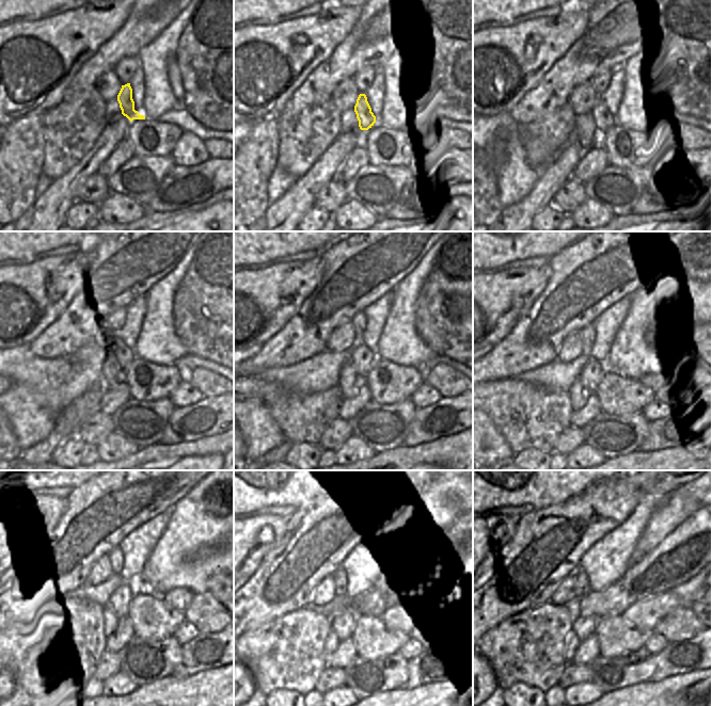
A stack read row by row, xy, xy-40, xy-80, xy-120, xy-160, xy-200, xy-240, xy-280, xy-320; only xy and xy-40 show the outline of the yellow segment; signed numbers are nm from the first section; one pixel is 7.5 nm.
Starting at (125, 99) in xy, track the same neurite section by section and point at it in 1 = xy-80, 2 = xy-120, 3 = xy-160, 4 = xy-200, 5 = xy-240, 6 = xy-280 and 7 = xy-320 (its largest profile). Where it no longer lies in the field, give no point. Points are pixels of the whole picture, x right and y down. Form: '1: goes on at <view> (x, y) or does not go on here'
1: goes on at xy-80 (604, 119)
2: goes on at xy-120 (125, 356)
3: goes on at xy-160 (362, 357)
4: goes on at xy-200 (592, 373)
5: goes on at xy-240 (116, 608)
6: goes on at xy-280 (343, 623)
7: goes on at xy-320 (584, 626)

